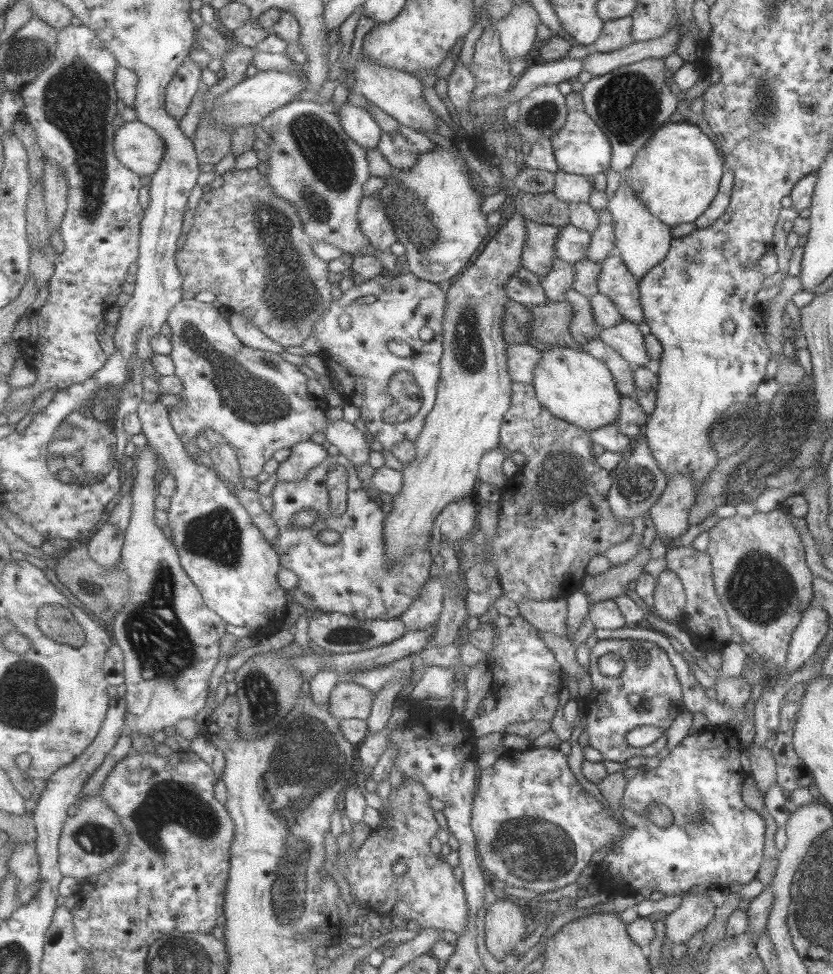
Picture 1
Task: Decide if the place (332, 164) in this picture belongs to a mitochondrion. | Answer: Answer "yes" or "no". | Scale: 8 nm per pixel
yes

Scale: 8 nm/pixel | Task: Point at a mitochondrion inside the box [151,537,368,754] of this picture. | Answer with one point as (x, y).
(262, 701)

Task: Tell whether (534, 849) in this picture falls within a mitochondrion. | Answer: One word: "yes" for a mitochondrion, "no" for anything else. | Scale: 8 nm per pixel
yes

